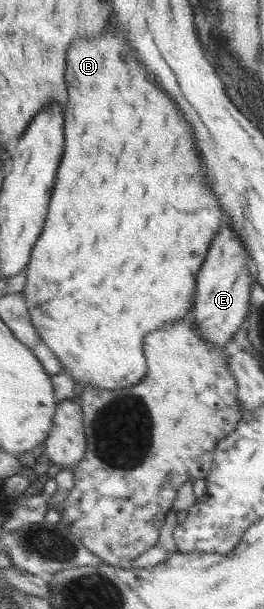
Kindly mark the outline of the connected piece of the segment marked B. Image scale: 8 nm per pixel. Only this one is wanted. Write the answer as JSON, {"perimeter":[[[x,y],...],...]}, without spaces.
{"perimeter":[[[108,21],[102,34],[96,39],[76,39],[68,49],[65,62],[64,78],[68,91],[68,104],[64,108],[64,152],[58,165],[45,225],[31,251],[31,259],[25,270],[26,283],[21,293],[27,300],[32,326],[35,327],[41,341],[55,353],[55,358],[59,360],[65,373],[75,381],[78,395],[81,394],[81,388],[86,385],[119,391],[119,387],[129,387],[139,383],[147,373],[143,349],[145,336],[161,327],[167,327],[173,321],[179,321],[192,307],[197,287],[196,275],[203,266],[213,239],[225,221],[224,211],[220,208],[216,195],[212,193],[208,183],[207,185],[203,183],[205,174],[202,169],[202,159],[193,149],[195,145],[193,139],[189,139],[191,137],[189,125],[183,121],[175,103],[155,85],[149,83],[149,79],[143,73],[144,67],[134,57],[132,47],[126,43],[120,29],[113,28],[111,21]]]}

